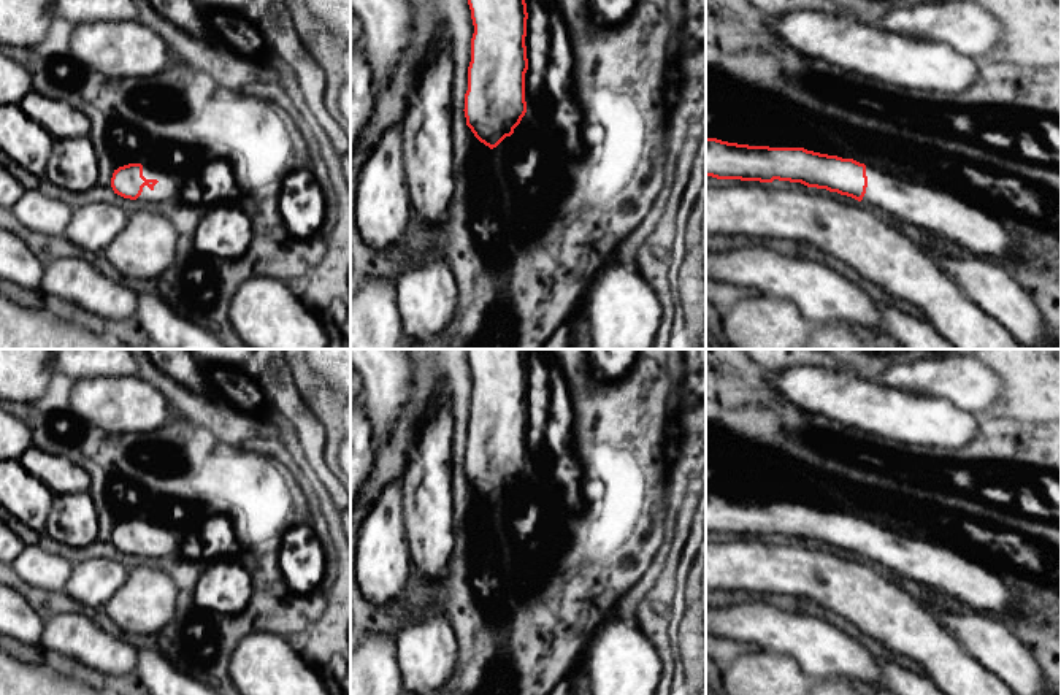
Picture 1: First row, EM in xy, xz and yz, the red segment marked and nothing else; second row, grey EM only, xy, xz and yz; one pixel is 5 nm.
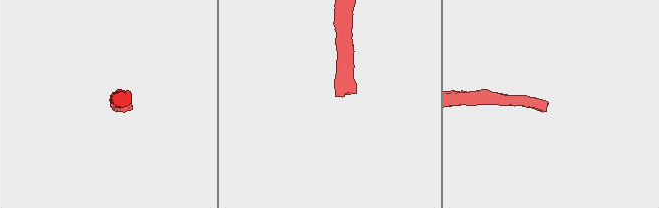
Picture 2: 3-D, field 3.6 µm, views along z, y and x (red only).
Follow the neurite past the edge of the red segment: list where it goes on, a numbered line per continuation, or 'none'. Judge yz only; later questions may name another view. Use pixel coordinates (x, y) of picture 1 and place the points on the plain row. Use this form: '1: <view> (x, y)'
1: yz (947, 572)

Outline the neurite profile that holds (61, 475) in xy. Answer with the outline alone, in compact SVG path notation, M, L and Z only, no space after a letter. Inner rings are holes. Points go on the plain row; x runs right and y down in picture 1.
M32 446L19 459L21 465L43 481L56 495L89 490L90 476L67 455L54 455L43 447Z

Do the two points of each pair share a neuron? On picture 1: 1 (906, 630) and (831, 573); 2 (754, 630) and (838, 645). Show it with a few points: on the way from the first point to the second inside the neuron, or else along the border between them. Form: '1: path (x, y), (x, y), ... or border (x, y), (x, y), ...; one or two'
1: path (887, 613), (850, 587); one
2: path (774, 630), (796, 633), (817, 645); one

